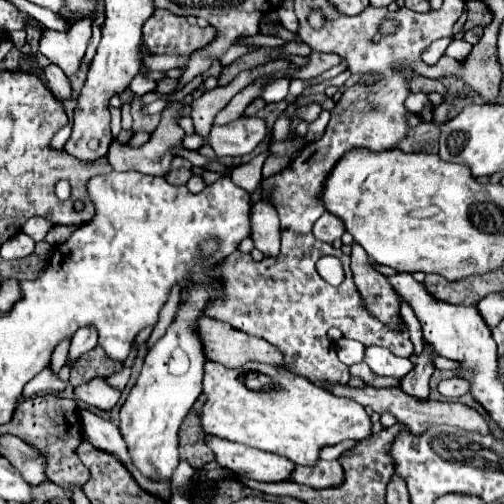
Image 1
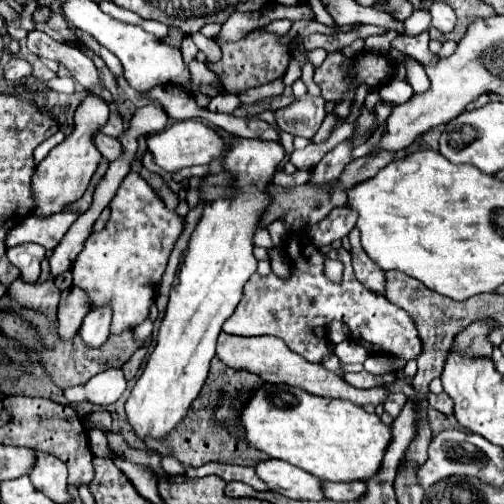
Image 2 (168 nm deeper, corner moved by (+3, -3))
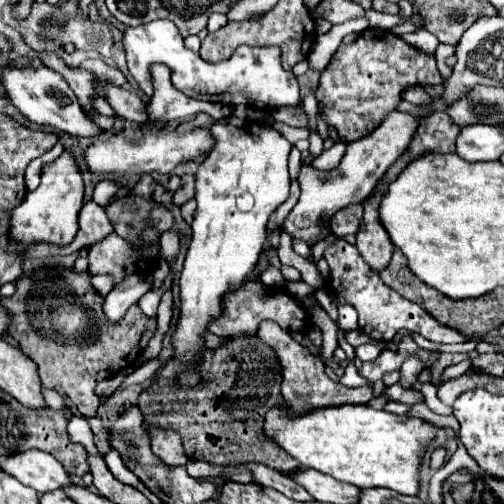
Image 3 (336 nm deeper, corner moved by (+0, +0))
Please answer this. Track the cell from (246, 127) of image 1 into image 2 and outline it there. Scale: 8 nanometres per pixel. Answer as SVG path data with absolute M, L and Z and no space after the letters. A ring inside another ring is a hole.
M177 121L171 127L163 129L161 133L147 137L147 151L153 155L153 161L161 169L173 173L173 171L193 167L193 165L207 165L213 159L219 159L225 153L225 141L221 139L217 129L201 121Z

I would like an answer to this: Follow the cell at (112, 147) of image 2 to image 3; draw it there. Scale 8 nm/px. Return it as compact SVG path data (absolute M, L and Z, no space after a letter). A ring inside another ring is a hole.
M6 66L2 74L2 84L6 92L10 94L10 100L14 106L32 122L36 124L46 124L54 126L62 132L68 132L72 136L82 136L88 140L98 140L104 136L104 130L94 124L78 104L74 92L70 86L62 80L60 74L56 74L50 68L16 68L16 66Z

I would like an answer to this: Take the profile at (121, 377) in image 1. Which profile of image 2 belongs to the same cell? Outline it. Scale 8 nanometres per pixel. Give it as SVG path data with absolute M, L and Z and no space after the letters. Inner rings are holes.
M141 347L125 365L123 365L123 373L125 373L125 379L133 379L135 375L137 375L137 371L139 371L139 367L141 367L141 363L143 363L143 359L145 359L145 355L147 355L147 349L145 347Z

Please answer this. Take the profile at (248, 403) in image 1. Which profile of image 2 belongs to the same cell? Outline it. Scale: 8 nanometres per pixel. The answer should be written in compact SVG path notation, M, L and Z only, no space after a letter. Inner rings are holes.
M269 383L259 387L249 405L245 405L241 427L247 433L249 445L333 483L367 481L377 475L393 439L391 425L385 425L375 413L367 413L359 405L307 395L307 391L287 385L273 387Z

